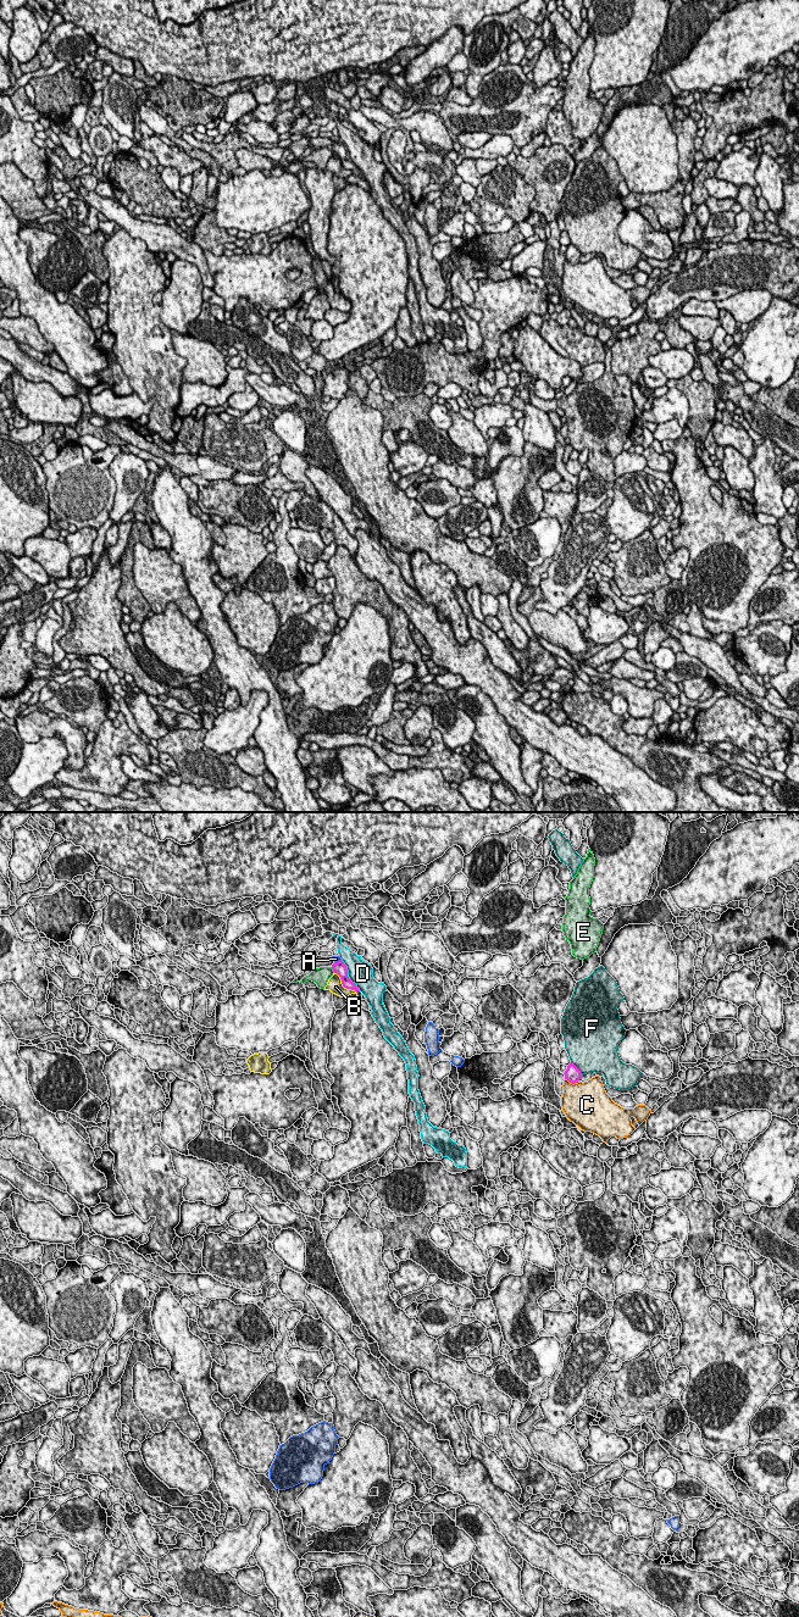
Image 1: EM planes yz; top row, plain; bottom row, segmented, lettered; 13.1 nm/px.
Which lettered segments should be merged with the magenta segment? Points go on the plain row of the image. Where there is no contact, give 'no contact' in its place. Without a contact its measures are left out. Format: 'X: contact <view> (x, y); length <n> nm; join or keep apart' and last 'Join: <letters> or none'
A: contact yz (338, 142); length 100 nm; keep apart
B: contact yz (343, 166); length 380 nm; keep apart
C: contact yz (572, 264); length 200 nm; keep apart
D: contact yz (347, 156); length 480 nm; keep apart
E: contact yz (332, 149); length 100 nm; keep apart
F: contact yz (577, 249); length 240 nm; keep apart
Join: none

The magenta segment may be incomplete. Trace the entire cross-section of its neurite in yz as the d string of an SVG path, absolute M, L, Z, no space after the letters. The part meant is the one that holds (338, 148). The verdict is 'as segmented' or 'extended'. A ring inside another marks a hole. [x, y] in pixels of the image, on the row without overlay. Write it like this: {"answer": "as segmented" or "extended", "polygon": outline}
{"answer": "as segmented", "polygon": "M343 141L334 143L332 145L332 150L334 154L337 154L340 157L344 168L359 172L356 165L349 160L348 150Z"}

